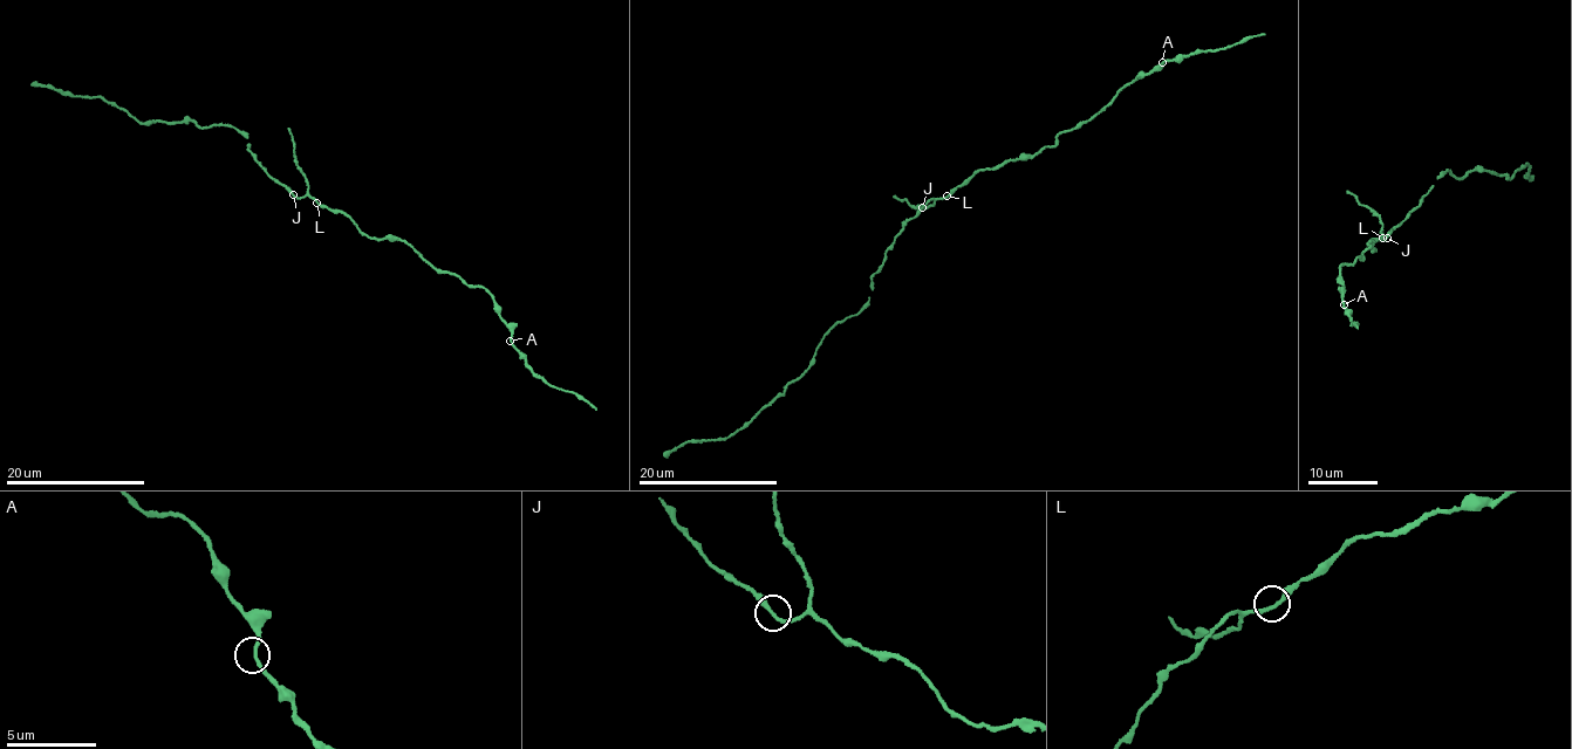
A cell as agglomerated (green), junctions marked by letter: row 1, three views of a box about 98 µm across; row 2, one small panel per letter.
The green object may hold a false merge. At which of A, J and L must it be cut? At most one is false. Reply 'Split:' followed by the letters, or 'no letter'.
Split: no letter

